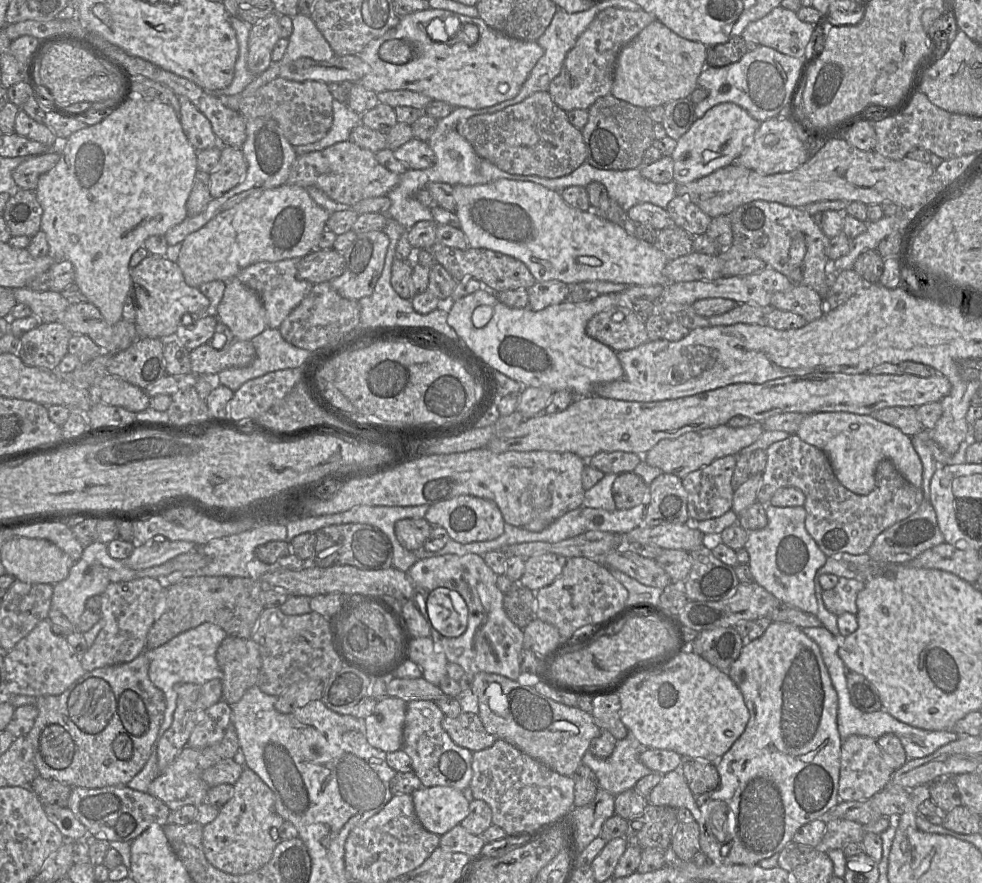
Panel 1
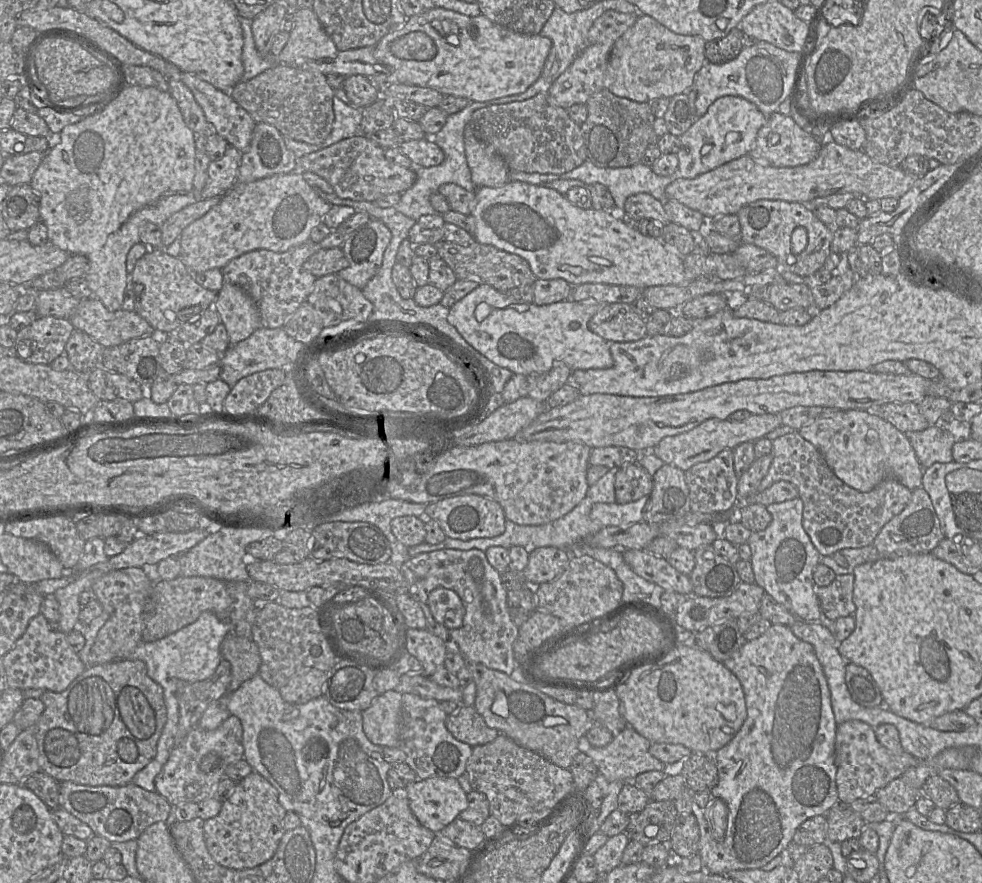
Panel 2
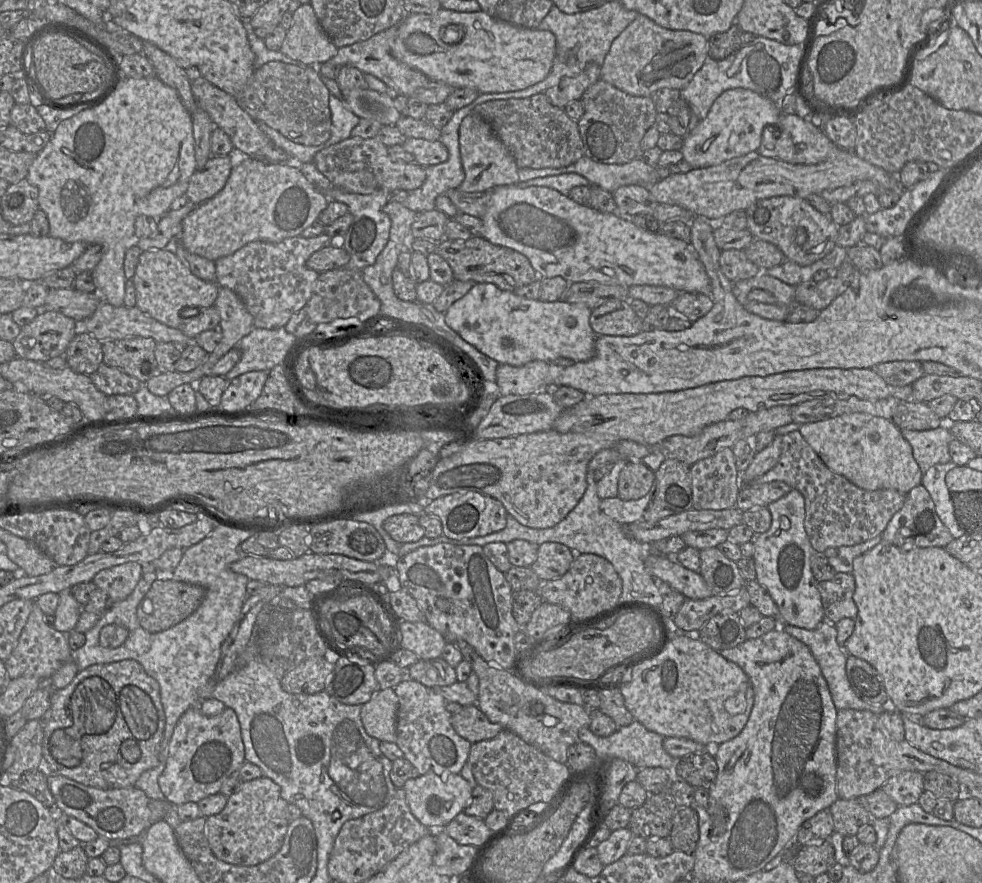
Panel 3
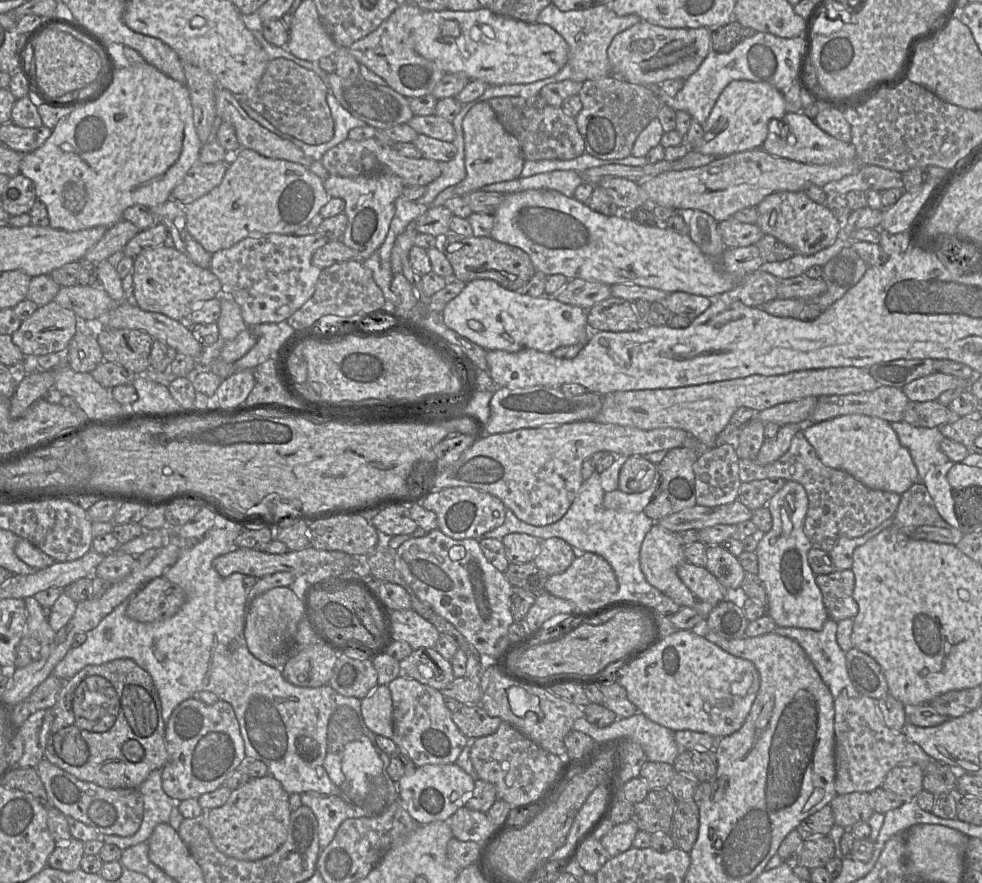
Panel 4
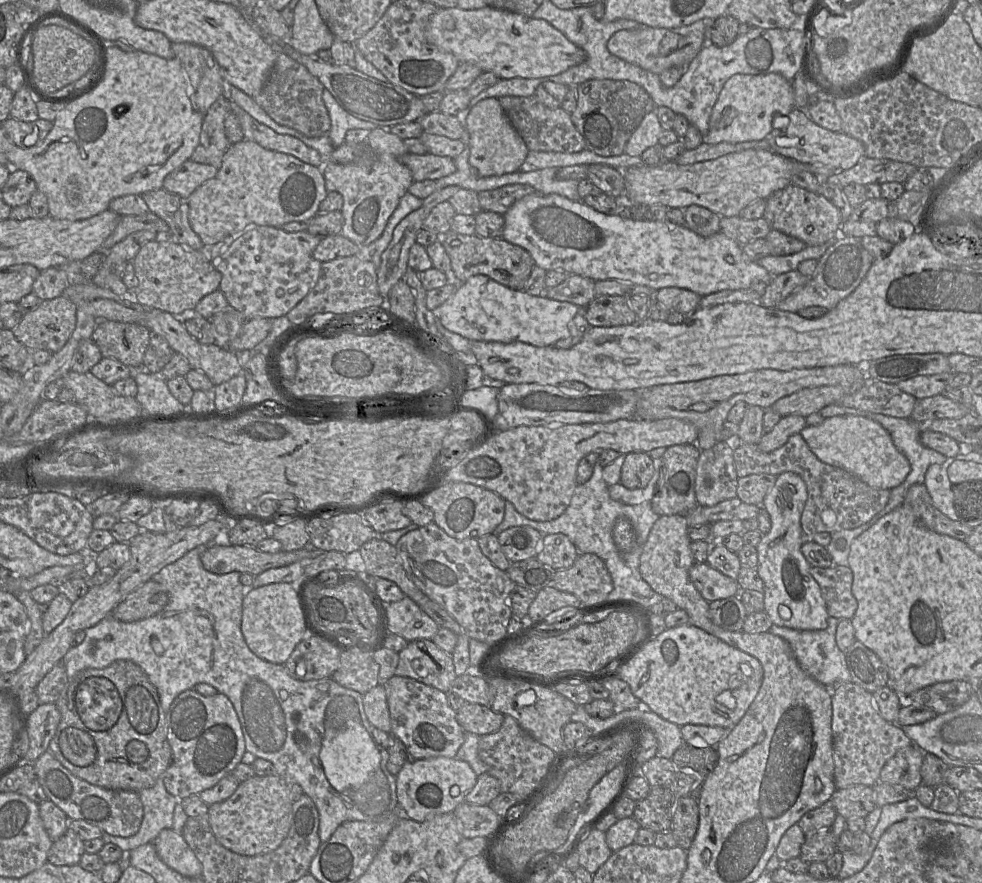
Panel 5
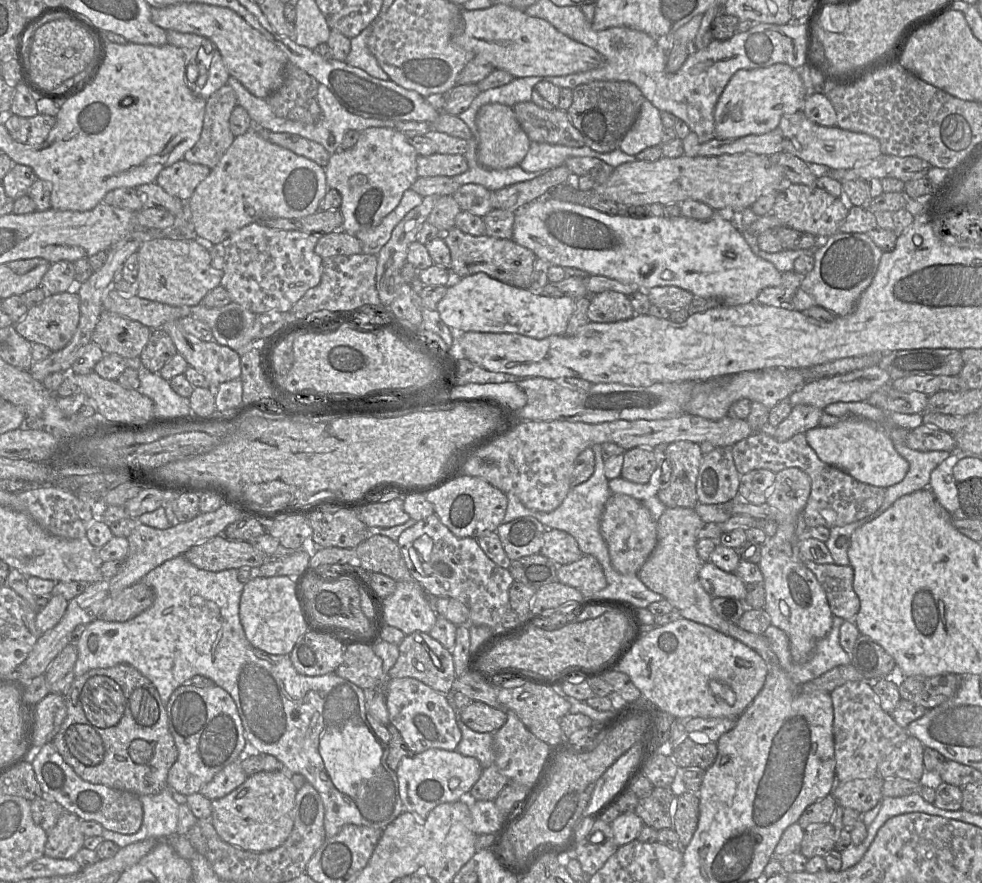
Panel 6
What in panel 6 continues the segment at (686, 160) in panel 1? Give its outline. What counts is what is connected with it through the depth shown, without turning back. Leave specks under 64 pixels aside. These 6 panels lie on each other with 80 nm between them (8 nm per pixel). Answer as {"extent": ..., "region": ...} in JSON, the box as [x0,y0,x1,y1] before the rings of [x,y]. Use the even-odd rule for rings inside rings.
{"extent":[714,63,806,139],"region":[[[777,63],[767,68],[741,69],[734,73],[714,110],[717,139],[739,138],[768,133],[778,127],[784,115],[803,111],[806,88],[791,66]]]}

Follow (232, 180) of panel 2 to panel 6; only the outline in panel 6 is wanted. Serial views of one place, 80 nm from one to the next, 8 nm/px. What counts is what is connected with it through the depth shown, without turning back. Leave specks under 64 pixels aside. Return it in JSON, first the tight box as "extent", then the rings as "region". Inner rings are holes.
{"extent":[156,159,211,201],"region":[[[182,159],[164,168],[157,176],[156,182],[169,195],[183,201],[189,201],[196,187],[205,180],[211,169],[200,164],[191,164]]]}

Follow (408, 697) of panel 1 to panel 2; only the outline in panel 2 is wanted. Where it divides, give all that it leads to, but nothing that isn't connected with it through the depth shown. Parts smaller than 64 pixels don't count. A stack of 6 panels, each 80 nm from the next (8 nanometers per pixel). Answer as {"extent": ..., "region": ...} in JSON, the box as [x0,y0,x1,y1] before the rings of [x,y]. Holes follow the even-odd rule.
{"extent":[395,674,462,703],"region":[[[403,674],[395,691],[400,694],[411,693],[422,698],[431,698],[439,702],[452,701],[462,703],[462,689],[450,688],[433,682],[424,674]]]}

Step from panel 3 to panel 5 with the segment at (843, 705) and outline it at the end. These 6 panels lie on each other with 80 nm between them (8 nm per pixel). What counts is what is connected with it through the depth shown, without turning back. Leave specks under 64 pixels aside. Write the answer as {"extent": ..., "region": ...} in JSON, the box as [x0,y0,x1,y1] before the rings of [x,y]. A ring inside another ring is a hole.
{"extent":[768,616,851,689],"region":[[[829,616],[828,626],[824,630],[796,630],[773,624],[768,632],[785,639],[790,644],[799,665],[809,676],[828,689],[836,689],[842,684],[851,682],[846,655],[836,643],[838,623],[839,619]]]}

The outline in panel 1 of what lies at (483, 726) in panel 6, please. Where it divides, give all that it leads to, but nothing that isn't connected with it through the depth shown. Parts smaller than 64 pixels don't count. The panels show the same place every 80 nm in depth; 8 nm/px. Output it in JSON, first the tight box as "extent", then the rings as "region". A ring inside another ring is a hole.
{"extent":[441,710,497,752],"region":[[[461,710],[456,717],[444,715],[441,725],[456,745],[471,752],[488,748],[497,740],[486,732],[479,716],[471,712]]]}

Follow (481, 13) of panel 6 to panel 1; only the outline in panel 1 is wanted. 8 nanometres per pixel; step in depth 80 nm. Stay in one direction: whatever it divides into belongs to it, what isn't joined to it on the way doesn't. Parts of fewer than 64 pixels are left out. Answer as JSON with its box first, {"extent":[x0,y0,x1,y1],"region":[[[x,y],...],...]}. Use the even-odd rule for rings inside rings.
{"extent":[359,8,543,109],"region":[[[428,8],[402,17],[394,28],[365,46],[359,56],[369,65],[369,73],[359,83],[377,94],[410,90],[432,100],[447,102],[454,108],[481,109],[514,98],[542,55],[543,49],[536,41],[506,36],[489,27],[480,17]],[[432,22],[436,22],[438,31],[439,25],[445,31],[444,38],[433,37]],[[465,24],[478,27],[479,39],[474,45],[459,38]]]}

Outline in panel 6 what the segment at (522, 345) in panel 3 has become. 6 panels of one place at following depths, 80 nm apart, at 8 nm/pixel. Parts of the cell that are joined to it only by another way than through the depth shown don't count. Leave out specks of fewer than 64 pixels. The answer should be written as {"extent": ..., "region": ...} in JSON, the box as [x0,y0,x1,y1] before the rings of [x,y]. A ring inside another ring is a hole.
{"extent":[437,272,576,339],"region":[[[483,272],[463,278],[453,278],[446,295],[437,304],[442,321],[453,331],[516,333],[534,339],[565,335],[576,300],[548,297],[528,288],[518,288],[500,282]]]}

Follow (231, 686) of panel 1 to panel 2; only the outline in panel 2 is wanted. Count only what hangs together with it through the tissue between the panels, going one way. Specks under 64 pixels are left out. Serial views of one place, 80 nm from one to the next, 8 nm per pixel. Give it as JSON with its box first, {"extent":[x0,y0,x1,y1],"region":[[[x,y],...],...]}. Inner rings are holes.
{"extent":[220,631,261,692],"region":[[[231,631],[220,645],[222,659],[231,665],[228,692],[236,691],[244,682],[259,673],[261,656],[251,637],[242,637]]]}

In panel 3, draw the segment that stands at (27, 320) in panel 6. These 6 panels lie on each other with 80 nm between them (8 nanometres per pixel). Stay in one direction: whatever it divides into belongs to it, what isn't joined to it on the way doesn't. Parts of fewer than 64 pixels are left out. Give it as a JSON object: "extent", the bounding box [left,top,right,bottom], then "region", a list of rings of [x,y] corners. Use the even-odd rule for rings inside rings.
{"extent":[12,309,80,362],"region":[[[42,309],[31,322],[21,327],[12,342],[16,357],[47,362],[65,352],[80,328],[74,319]]]}

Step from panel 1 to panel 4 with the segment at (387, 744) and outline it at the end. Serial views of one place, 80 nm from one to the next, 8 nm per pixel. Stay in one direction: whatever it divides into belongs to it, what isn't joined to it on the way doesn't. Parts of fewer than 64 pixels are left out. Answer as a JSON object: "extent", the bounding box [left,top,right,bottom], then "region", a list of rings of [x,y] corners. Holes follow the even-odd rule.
{"extent":[361,685,393,736],"region":[[[378,685],[361,699],[361,711],[366,726],[375,734],[393,736],[393,703],[388,685]]]}

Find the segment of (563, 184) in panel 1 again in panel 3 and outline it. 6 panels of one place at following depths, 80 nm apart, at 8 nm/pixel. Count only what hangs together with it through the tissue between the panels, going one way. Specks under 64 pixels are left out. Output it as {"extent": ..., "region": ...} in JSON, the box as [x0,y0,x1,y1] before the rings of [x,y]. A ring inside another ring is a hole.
{"extent":[519,156,660,194],"region":[[[583,156],[575,163],[563,168],[519,168],[520,182],[565,173],[577,173],[591,185],[597,185],[611,194],[621,186],[639,185],[650,189],[660,179],[657,168],[646,164],[640,157],[625,164],[598,163]]]}

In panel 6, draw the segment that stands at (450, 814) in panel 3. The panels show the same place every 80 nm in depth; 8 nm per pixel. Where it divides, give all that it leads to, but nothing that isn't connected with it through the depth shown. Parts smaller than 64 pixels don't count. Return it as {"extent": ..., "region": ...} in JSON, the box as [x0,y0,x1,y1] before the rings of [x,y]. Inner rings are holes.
{"extent":[396,748,482,818],"region":[[[430,748],[406,756],[402,758],[396,770],[403,811],[425,818],[439,804],[465,800],[481,773],[482,767],[476,758],[462,755],[456,750]]]}

